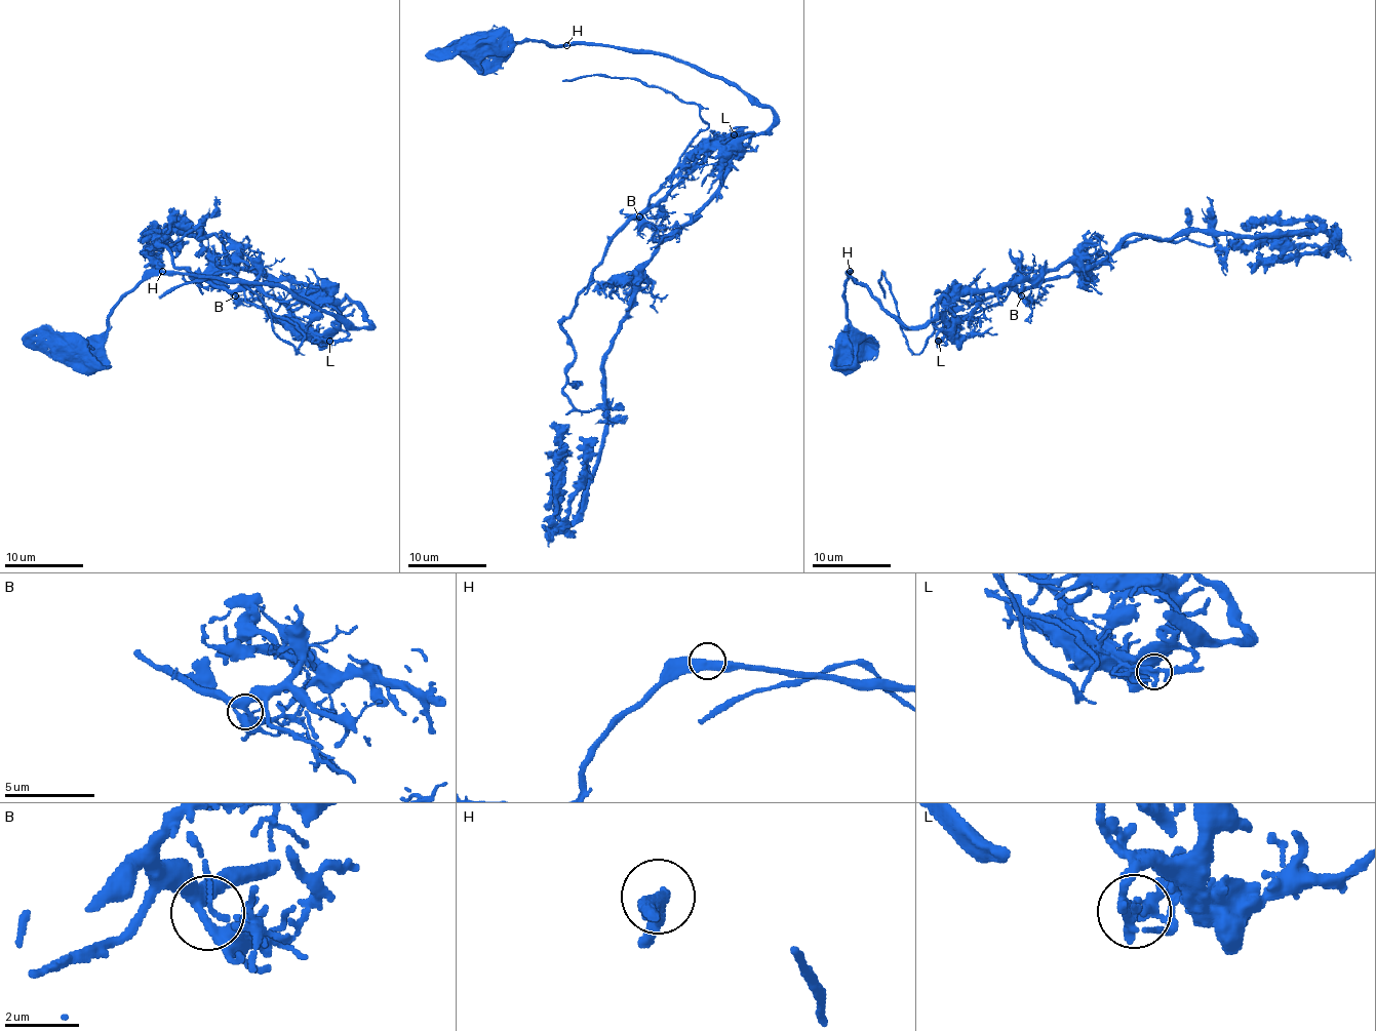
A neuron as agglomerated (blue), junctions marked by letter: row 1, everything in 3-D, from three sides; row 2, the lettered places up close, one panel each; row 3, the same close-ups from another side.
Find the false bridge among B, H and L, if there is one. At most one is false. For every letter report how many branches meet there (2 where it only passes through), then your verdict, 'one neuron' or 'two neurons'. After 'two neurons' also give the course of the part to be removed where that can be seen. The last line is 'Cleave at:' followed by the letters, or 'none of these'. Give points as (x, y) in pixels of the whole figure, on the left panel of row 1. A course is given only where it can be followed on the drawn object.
B: branches 3; one neuron
H: branches 2; one neuron
L: branches 2; two neurons; course (330, 342), (249, 304), (243, 291), (178, 268), (158, 240), (170, 246), (194, 230), (222, 276)
Cleave at: L

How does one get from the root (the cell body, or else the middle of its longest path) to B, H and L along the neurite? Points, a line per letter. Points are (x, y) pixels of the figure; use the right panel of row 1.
B: (844, 349), (855, 343), (847, 274), (906, 327), (924, 325), (944, 295), (979, 304), (1006, 286), (1021, 295)
H: (844, 349), (855, 343), (844, 300), (849, 270)
L: (844, 349), (855, 343), (847, 274), (906, 327), (924, 325), (944, 295), (951, 331), (938, 342)

